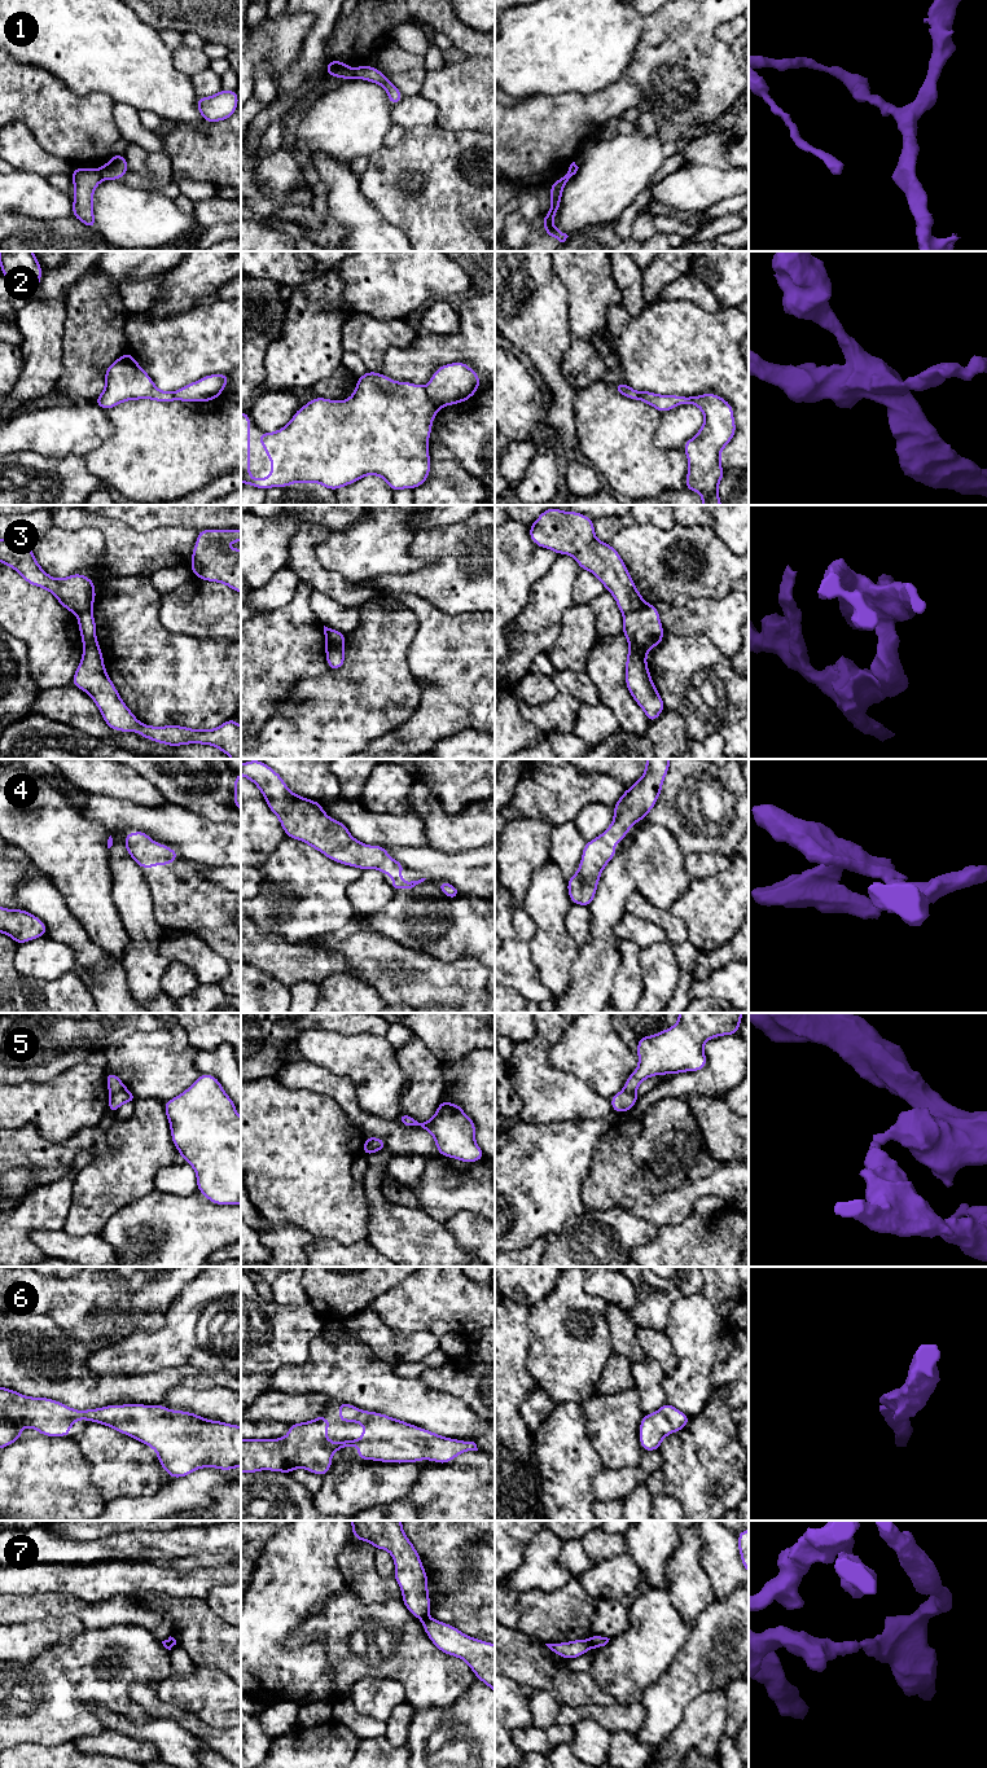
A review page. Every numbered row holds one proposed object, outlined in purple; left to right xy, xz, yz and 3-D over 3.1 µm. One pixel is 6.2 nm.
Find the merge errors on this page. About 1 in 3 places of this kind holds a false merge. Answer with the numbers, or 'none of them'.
1, 2, 3, 5, 7

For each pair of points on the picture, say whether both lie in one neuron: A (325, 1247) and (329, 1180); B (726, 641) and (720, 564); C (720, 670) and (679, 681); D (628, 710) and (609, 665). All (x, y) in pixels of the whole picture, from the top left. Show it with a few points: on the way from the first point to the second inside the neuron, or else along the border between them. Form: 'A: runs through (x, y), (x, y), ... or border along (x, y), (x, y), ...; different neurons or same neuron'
A: border along (315, 1237), (333, 1238), (341, 1244), (355, 1244); different neurons
B: border along (732, 591), (720, 597), (693, 599); different neurons
C: runs through (710, 663), (696, 663), (688, 671); same neuron
D: runs through (618, 698), (612, 688), (609, 676); same neuron

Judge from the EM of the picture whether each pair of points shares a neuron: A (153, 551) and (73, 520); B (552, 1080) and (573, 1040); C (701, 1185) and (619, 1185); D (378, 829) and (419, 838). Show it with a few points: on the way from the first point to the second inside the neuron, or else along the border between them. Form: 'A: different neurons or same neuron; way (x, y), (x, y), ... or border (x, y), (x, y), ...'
A: same neuron; way (134, 551), (110, 529), (92, 520)
B: different neurons; border (558, 1039), (548, 1060), (584, 1083)
C: same neuron; way (680, 1202), (640, 1202)
D: same neuron; way (389, 830), (408, 832)

